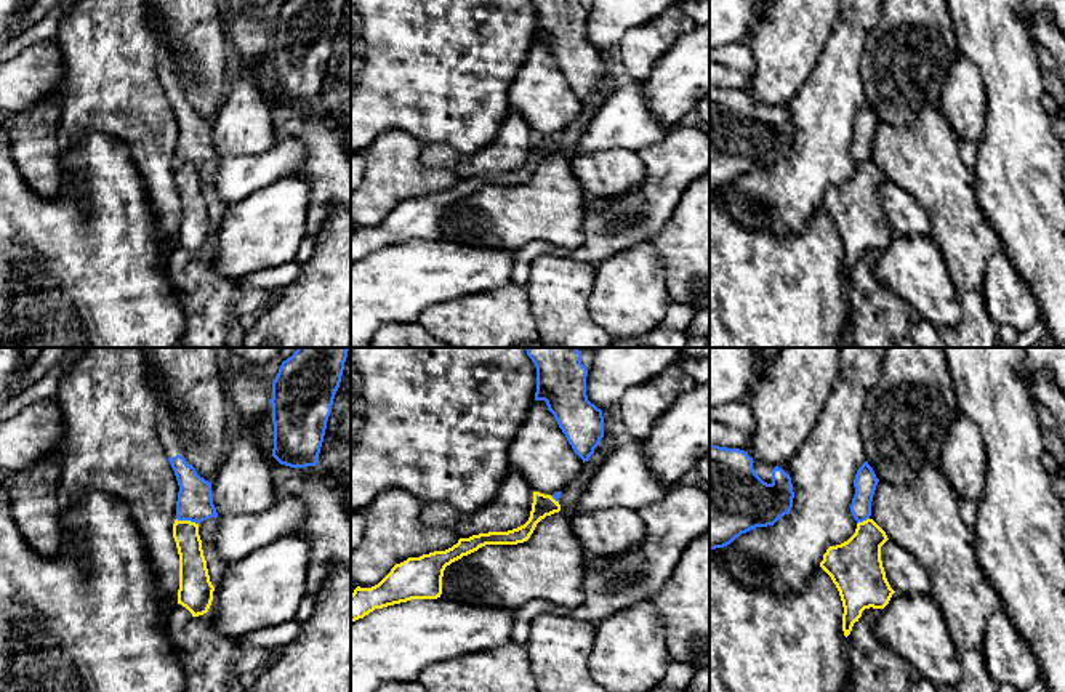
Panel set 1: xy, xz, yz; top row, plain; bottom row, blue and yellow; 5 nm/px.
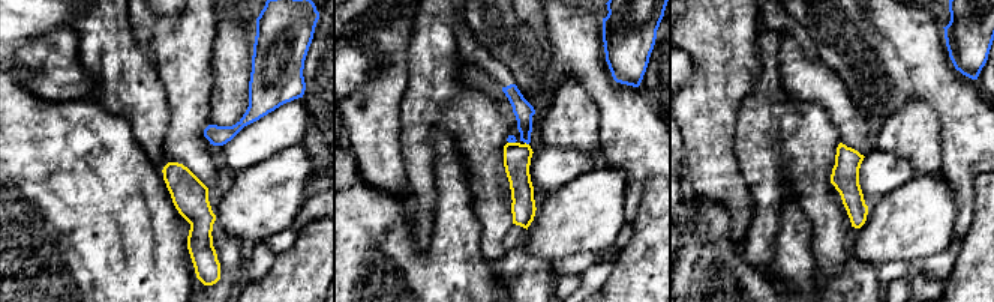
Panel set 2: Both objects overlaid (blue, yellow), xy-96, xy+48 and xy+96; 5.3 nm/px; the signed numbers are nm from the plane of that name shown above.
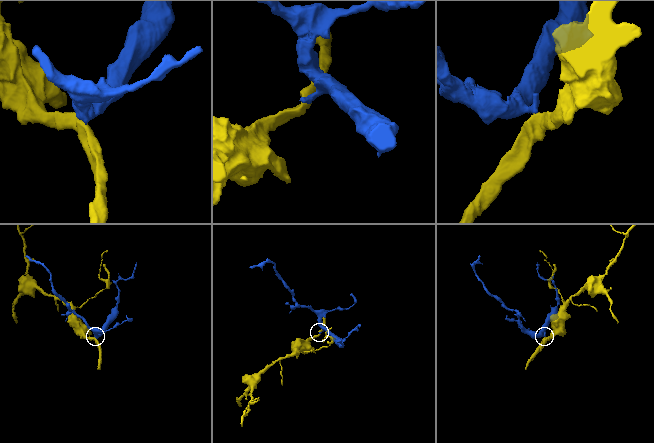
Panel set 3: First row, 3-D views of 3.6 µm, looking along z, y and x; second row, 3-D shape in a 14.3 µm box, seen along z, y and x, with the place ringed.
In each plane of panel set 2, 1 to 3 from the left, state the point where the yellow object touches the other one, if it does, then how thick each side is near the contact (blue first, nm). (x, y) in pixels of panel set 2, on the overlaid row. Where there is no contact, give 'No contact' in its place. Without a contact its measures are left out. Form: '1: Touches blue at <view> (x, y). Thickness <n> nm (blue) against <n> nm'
1: No contact
2: Touches blue at xy+48 (526, 143). Thickness 110 nm (blue) against 140 nm
3: No contact

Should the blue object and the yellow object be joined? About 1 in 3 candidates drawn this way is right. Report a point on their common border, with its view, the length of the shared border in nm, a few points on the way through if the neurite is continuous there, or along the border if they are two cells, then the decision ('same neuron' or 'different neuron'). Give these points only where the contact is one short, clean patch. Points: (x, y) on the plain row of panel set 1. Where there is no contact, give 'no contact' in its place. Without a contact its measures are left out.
contact xy (188, 160); length 120 nm; border xy (176, 159), (197, 165); different neuron

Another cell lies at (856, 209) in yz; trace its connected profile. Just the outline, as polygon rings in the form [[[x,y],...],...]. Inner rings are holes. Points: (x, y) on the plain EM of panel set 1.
[[[873,162],[857,165],[855,175],[844,184],[830,187],[820,208],[836,226],[844,255],[842,272],[847,279],[865,250],[884,250],[895,234],[881,202],[886,173]]]

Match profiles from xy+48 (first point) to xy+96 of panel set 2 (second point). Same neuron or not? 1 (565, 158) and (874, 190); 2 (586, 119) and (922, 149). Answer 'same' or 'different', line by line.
1: same
2: same

